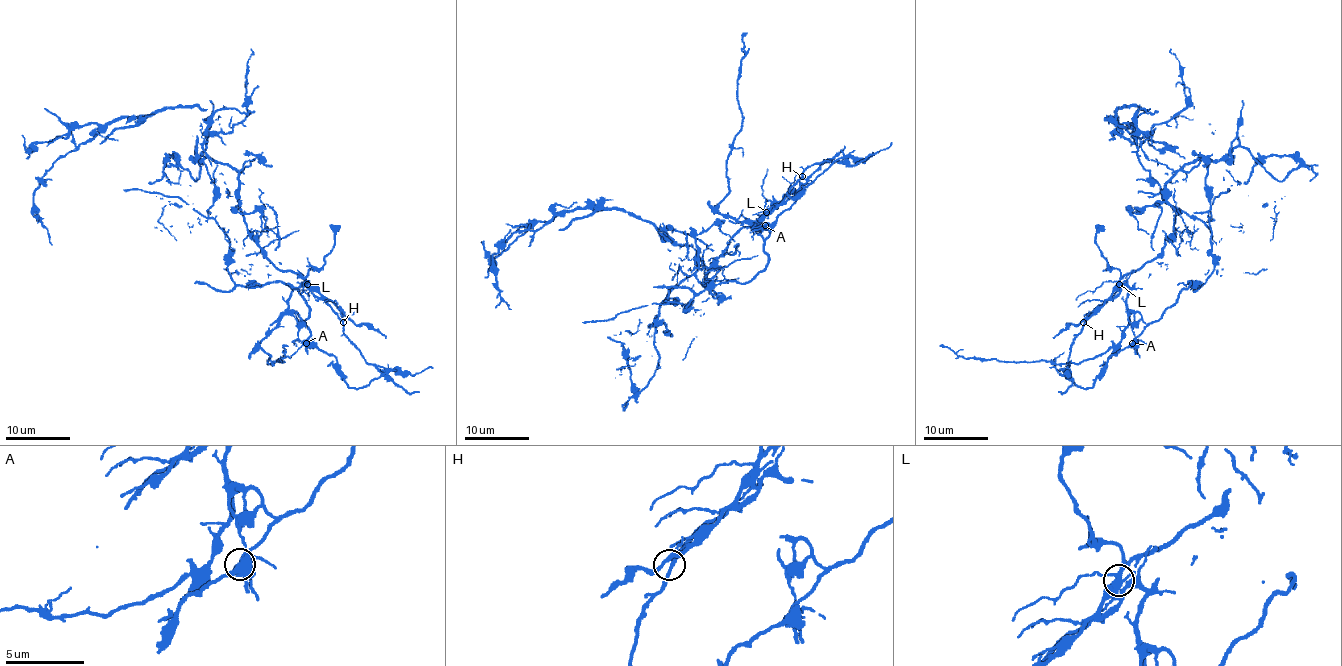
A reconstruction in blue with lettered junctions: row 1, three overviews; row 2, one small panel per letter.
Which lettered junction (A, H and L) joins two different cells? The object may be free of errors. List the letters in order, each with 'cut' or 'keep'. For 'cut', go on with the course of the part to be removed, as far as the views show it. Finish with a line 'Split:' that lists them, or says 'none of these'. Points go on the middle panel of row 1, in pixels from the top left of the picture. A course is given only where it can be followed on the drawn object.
A: cut; foreign part runs (765, 225), (768, 263), (748, 281), (710, 284), (687, 307), (660, 304), (582, 323)
H: keep
L: keep
Split: A

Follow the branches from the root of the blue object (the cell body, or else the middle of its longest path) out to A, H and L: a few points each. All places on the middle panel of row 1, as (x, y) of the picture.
A: (686, 255), (700, 268), (710, 267), (742, 228), (763, 220), (747, 220), (753, 220), (757, 228), (765, 225)
H: (686, 255), (694, 259), (700, 268), (710, 267), (742, 228), (750, 226), (763, 213), (769, 213), (802, 176)
L: (686, 255), (694, 259), (700, 268), (710, 267), (742, 228), (750, 226), (766, 212)

